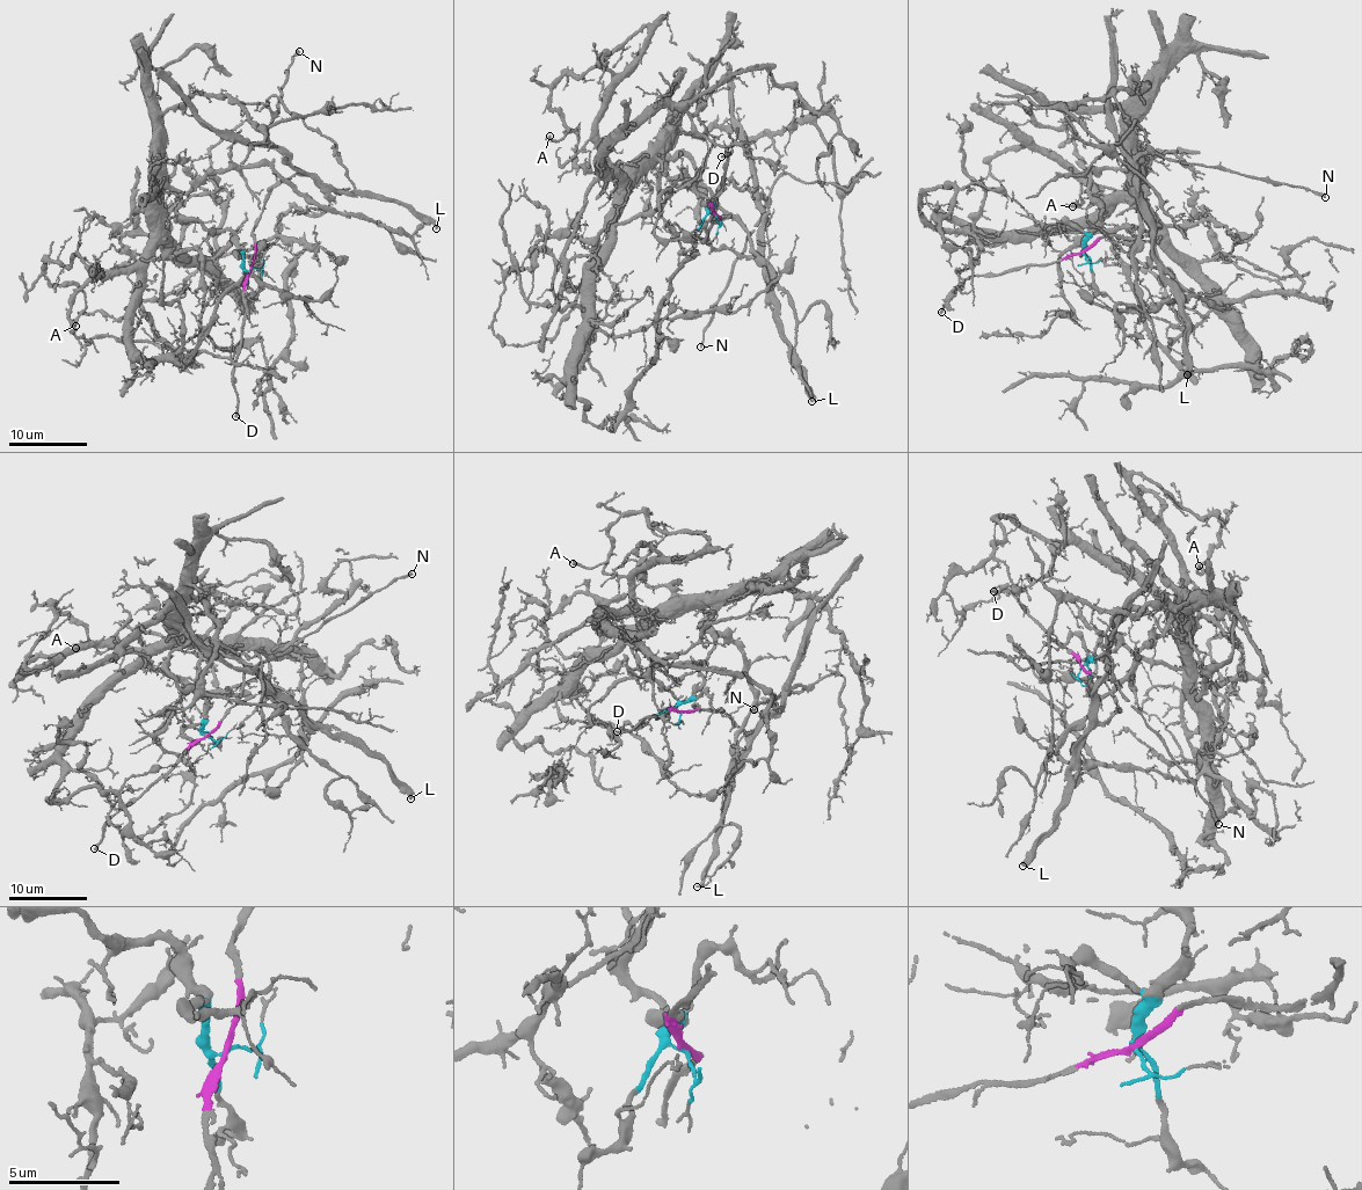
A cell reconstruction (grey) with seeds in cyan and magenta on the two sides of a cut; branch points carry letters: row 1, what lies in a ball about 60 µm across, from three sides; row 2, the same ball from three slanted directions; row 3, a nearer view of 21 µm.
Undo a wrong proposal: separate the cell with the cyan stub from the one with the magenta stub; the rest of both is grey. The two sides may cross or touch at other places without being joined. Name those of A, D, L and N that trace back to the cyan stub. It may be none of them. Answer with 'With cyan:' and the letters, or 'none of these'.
With cyan: A

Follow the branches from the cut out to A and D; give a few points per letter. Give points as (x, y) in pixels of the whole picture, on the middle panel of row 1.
A: (713, 216), (690, 159), (626, 179), (599, 138), (607, 86), (646, 26), (551, 88), (568, 129), (550, 134)
D: (713, 216), (711, 203), (722, 188), (728, 154), (725, 152), (727, 155), (720, 157)

